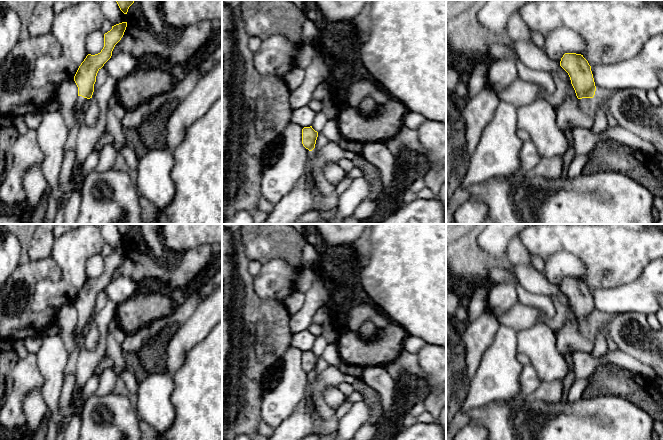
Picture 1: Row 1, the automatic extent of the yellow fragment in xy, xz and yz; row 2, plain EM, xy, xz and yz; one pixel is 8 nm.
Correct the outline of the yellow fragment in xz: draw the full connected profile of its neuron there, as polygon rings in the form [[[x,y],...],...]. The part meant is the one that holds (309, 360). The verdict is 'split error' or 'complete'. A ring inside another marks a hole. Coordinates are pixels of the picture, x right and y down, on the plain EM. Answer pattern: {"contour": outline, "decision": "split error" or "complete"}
{"contour": [[[312,350],[304,351],[302,353],[302,368],[303,370],[312,375],[315,372],[318,356],[315,355]]], "decision": "complete"}

